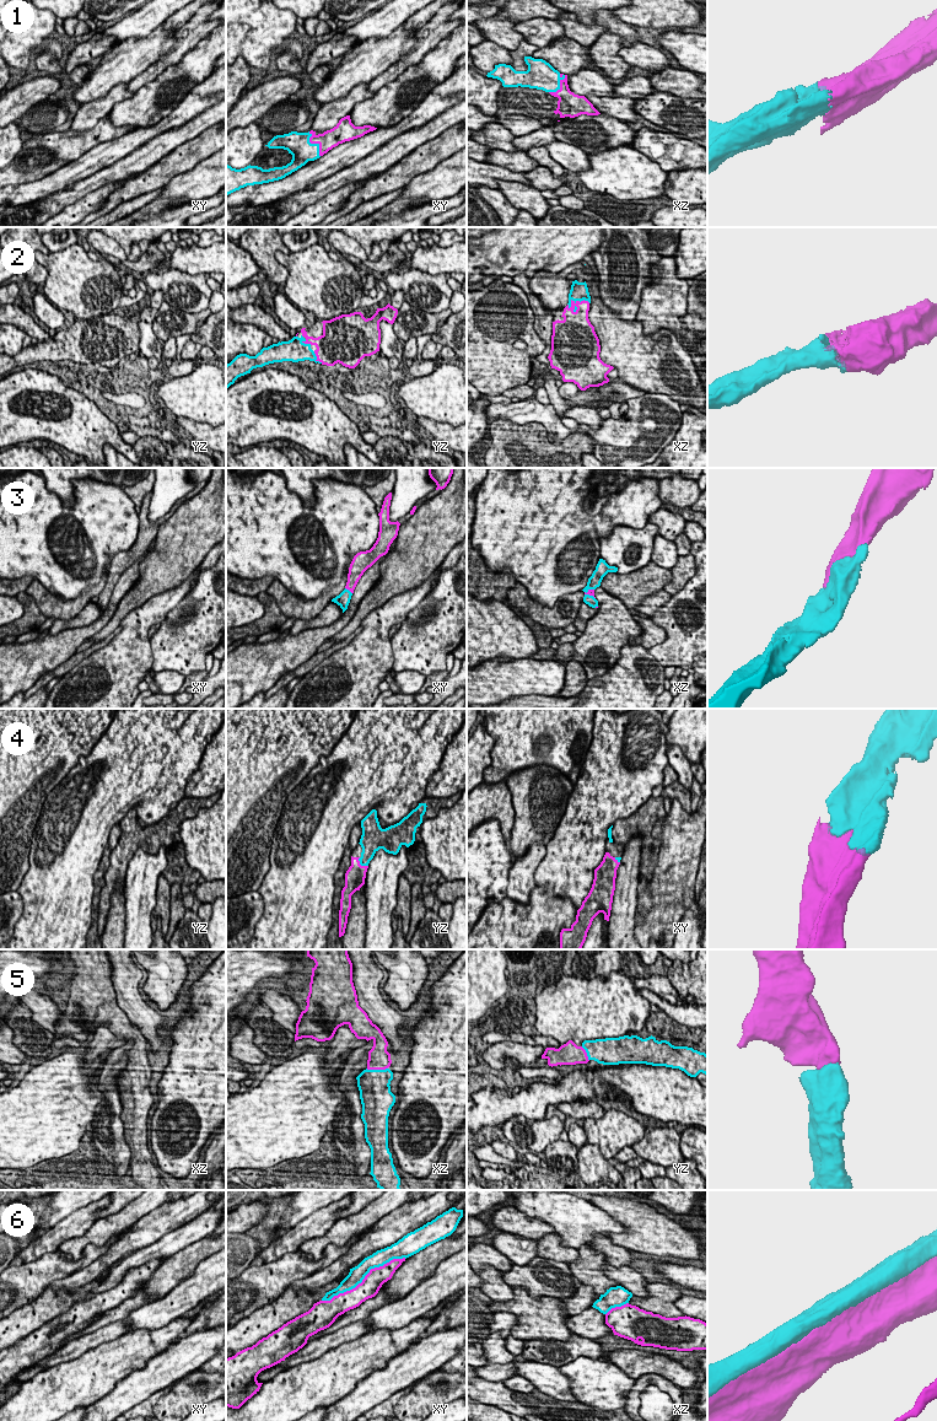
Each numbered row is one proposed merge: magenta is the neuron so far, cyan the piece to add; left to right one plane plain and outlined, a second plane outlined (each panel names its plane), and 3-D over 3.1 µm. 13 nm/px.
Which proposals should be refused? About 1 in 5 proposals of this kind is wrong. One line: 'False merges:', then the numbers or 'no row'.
False merges: 6

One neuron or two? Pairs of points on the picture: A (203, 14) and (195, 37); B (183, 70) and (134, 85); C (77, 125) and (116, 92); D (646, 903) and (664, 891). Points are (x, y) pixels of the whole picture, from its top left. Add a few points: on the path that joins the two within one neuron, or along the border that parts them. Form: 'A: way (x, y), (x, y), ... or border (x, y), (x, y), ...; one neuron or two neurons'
A: way (200, 20), (195, 31); one neuron
B: border (178, 62), (168, 65), (155, 79), (133, 92); two neurons
C: way (87, 117), (107, 102); one neuron
D: border (652, 900), (650, 910), (641, 920); two neurons

